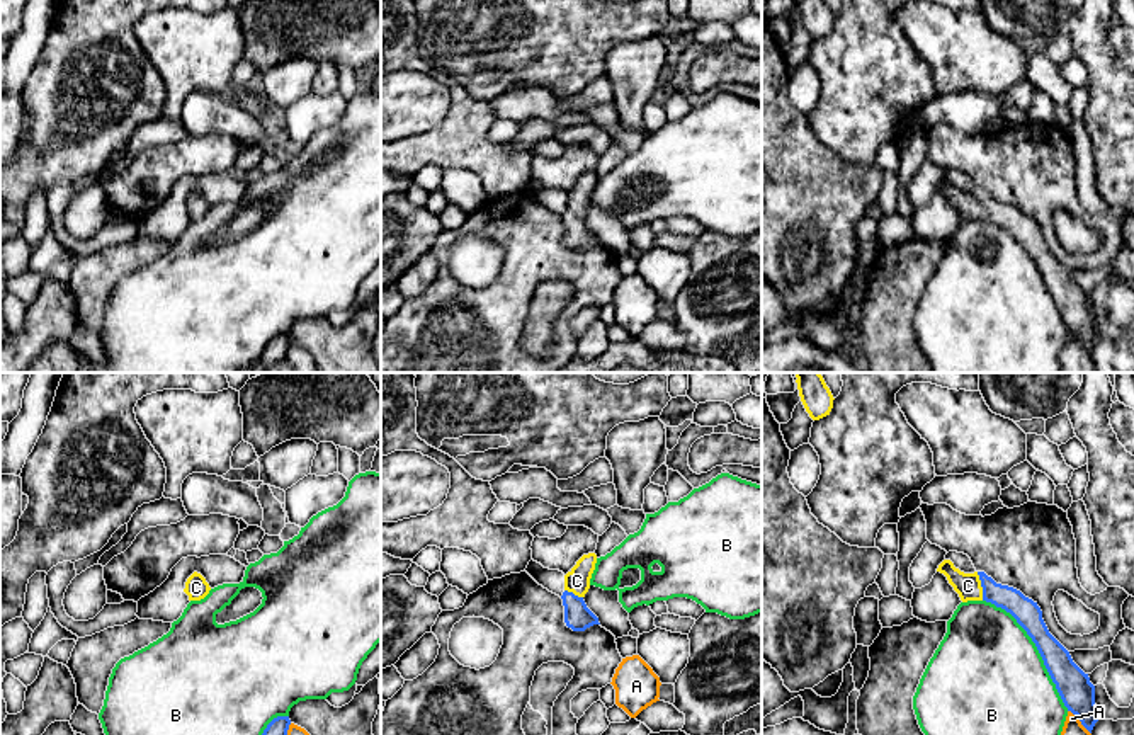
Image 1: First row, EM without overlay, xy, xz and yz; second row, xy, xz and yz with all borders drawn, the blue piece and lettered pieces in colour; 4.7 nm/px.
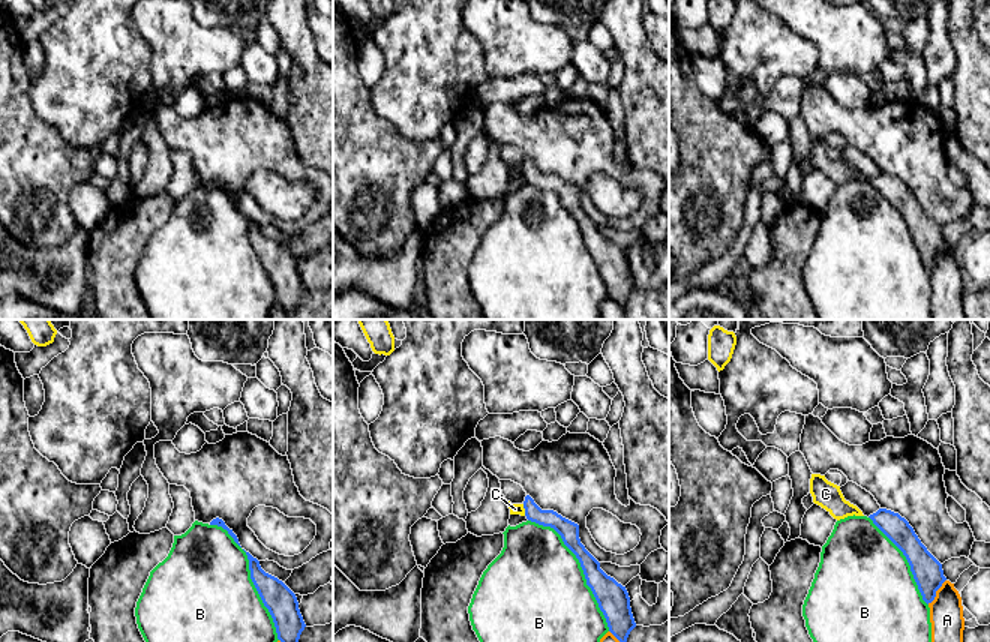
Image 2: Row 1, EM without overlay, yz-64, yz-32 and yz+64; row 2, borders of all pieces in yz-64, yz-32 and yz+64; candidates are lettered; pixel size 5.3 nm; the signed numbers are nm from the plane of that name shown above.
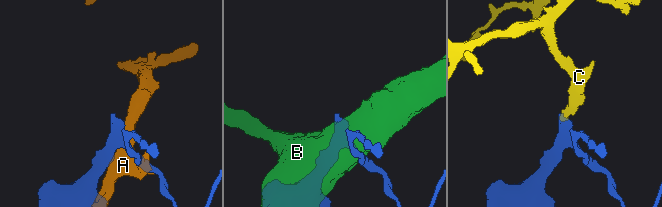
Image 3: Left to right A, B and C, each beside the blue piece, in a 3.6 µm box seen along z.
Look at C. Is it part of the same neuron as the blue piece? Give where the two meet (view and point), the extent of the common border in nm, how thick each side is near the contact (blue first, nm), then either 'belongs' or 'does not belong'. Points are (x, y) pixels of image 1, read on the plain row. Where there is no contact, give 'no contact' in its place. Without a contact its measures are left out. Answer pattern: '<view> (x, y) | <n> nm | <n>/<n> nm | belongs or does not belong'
yz (981, 205) | 140 nm | 120/120 nm | belongs

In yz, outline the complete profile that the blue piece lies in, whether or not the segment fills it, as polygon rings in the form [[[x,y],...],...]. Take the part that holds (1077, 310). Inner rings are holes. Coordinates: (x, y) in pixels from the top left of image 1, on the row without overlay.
[[[944,179],[937,191],[947,196],[962,221],[986,219],[1017,238],[1035,262],[1064,325],[1091,352],[1098,340],[1095,305],[1088,293],[1073,281],[1069,271],[1049,252],[1037,221],[1013,206],[996,202],[984,191],[964,192],[950,179]]]

